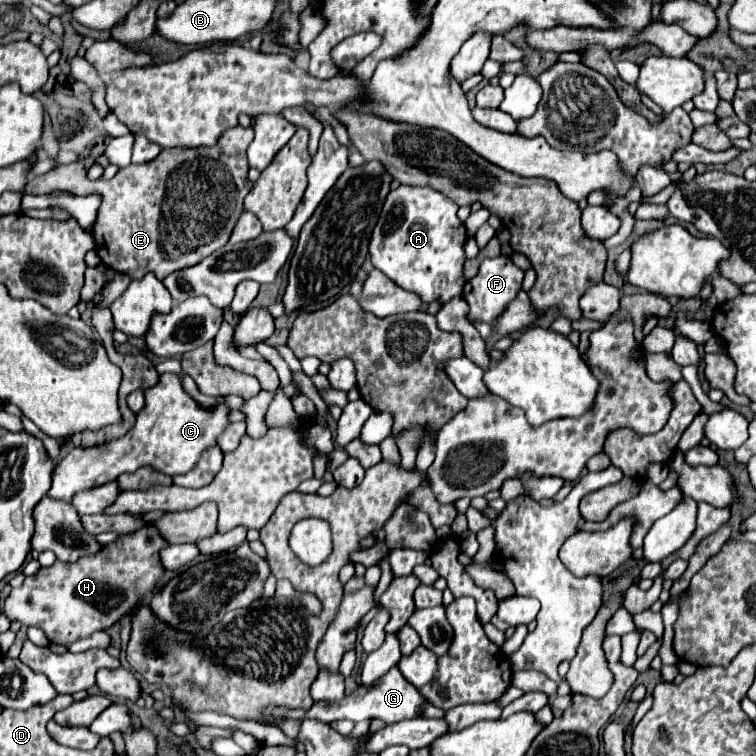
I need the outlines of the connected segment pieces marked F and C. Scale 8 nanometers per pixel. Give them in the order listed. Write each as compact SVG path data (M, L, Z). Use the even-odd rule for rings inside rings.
M500 255L500 257L494 257L494 259L486 259L476 277L468 279L466 285L464 285L464 299L470 307L468 311L468 321L470 323L476 323L476 321L484 321L488 325L494 325L496 319L508 309L508 305L516 299L518 291L522 289L522 279L524 279L524 271L520 267L514 265L514 261L508 257L508 255Z
M164 373L160 375L158 383L148 387L144 391L146 395L146 405L144 409L136 415L136 425L118 441L110 441L110 443L102 443L98 447L90 447L90 449L82 449L76 447L72 449L62 461L60 465L56 465L54 475L52 475L52 489L48 491L50 497L54 499L62 499L68 501L72 497L72 493L80 491L80 489L88 489L94 485L104 485L108 481L114 481L118 475L122 473L134 473L140 467L150 467L154 471L166 473L170 477L176 475L184 475L188 473L200 459L200 455L208 449L218 445L218 437L220 433L224 433L224 429L230 423L230 409L228 403L220 403L216 407L202 407L200 403L196 403L182 387L182 377L176 373Z

